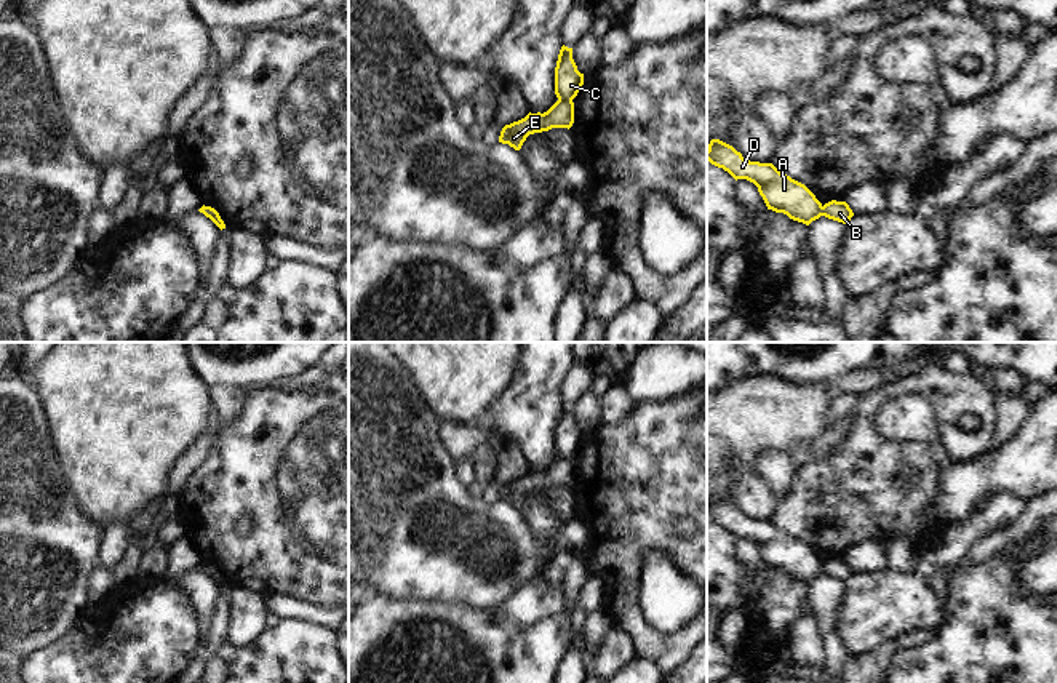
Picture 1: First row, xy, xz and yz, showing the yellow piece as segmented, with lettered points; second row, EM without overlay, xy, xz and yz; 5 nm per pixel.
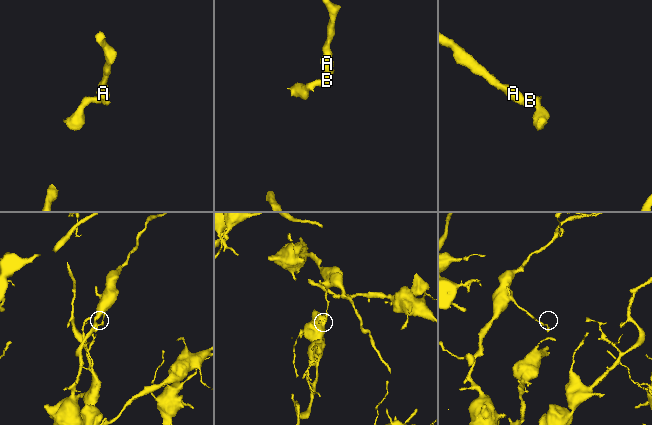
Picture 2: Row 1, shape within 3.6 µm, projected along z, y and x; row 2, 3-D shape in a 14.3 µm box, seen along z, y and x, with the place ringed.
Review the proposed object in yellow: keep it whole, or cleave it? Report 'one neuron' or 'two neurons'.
two neurons

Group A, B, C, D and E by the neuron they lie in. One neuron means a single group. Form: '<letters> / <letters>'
A C D / B E

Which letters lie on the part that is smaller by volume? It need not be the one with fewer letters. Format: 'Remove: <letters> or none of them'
Remove: B, E

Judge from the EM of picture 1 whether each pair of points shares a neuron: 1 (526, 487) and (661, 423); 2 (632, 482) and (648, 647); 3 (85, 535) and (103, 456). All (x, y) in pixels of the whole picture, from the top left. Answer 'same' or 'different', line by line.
1: different
2: same
3: different

